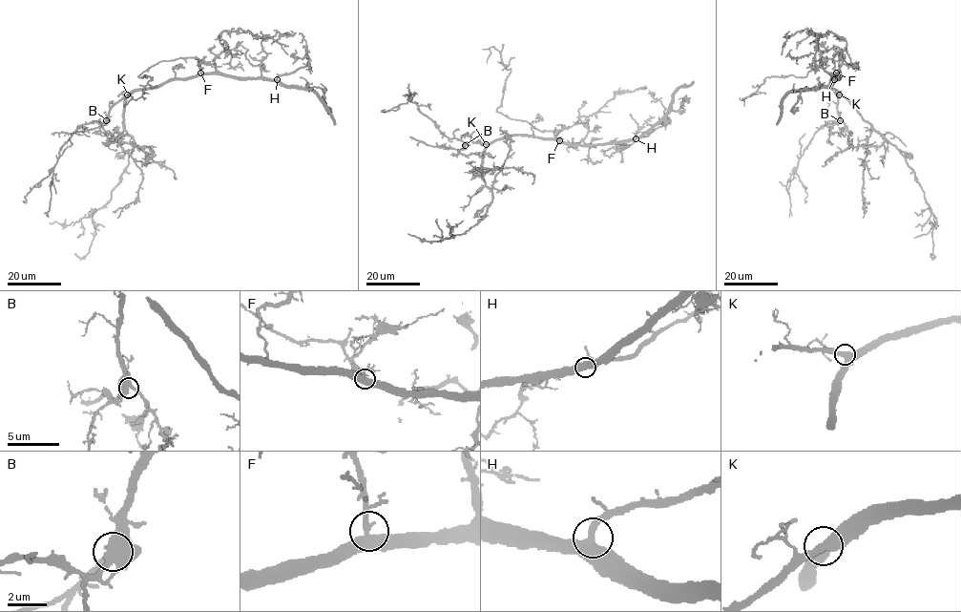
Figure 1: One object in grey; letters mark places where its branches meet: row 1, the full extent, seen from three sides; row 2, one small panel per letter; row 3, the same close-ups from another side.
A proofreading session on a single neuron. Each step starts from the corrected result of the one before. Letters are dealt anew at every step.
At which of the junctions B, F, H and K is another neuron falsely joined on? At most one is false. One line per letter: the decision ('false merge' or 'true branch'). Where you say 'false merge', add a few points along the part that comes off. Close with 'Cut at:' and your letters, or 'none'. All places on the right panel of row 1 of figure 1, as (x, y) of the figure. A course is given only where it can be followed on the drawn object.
B: true branch
F: true branch
H: true branch
K: true branch
Cut at: none

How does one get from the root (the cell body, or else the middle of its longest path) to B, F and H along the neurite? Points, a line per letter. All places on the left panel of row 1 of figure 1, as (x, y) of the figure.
B: (147, 89), (135, 89), (124, 95), (111, 108), (106, 120)
F: (147, 89), (173, 79), (192, 78), (200, 73)
H: (147, 89), (173, 79), (208, 73), (277, 79)

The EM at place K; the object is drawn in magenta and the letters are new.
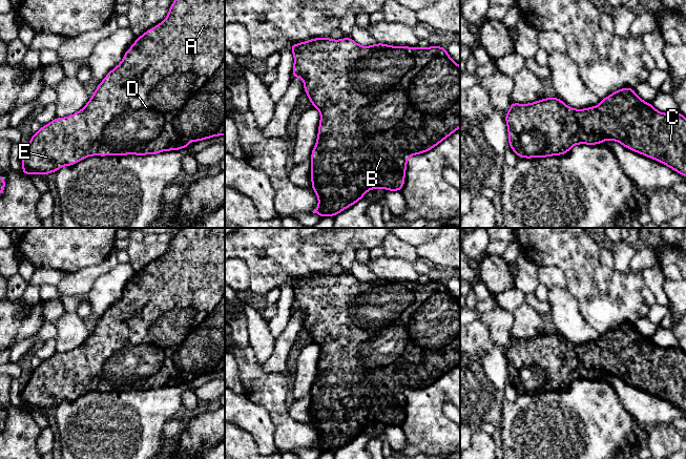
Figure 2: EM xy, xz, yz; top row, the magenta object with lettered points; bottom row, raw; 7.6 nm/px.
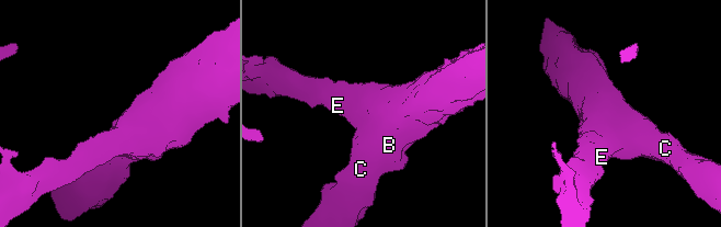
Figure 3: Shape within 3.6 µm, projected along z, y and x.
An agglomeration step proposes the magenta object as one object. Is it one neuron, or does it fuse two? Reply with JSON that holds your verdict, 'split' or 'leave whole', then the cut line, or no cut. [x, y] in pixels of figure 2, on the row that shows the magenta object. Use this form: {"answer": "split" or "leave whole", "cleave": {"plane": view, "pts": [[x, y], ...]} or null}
{"answer": "leave whole", "cleave": null}

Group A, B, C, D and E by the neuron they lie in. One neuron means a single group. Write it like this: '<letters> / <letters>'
A B C D E

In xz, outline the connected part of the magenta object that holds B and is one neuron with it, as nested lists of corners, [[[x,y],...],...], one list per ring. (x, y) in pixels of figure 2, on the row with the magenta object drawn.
[[[328,37],[313,38],[302,43],[294,43],[289,47],[294,55],[292,80],[297,77],[304,79],[305,93],[309,97],[312,107],[320,111],[317,140],[311,152],[311,189],[318,196],[318,206],[312,212],[320,218],[336,216],[342,210],[351,207],[363,199],[368,190],[383,188],[387,191],[401,191],[408,159],[421,154],[436,147],[440,142],[453,134],[460,127],[460,66],[452,60],[444,46],[429,46],[428,48],[392,46],[377,42],[375,45],[358,45],[351,37],[332,40]]]

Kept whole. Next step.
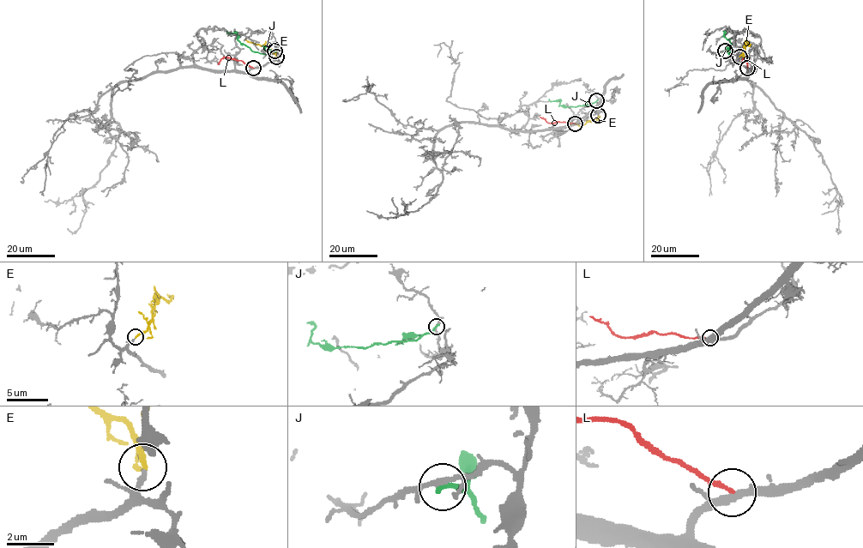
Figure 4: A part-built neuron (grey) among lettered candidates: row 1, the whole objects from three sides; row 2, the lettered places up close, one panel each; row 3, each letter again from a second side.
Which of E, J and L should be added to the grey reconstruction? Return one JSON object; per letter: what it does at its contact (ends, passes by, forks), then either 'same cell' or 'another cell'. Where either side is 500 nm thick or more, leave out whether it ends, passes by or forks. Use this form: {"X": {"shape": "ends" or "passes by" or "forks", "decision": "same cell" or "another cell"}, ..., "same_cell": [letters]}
{"E": {"shape": "ends", "decision": "same cell"}, "J": {"shape": "ends", "decision": "another cell"}, "L": {"shape": "ends", "decision": "another cell"}, "same_cell": ["E"]}

